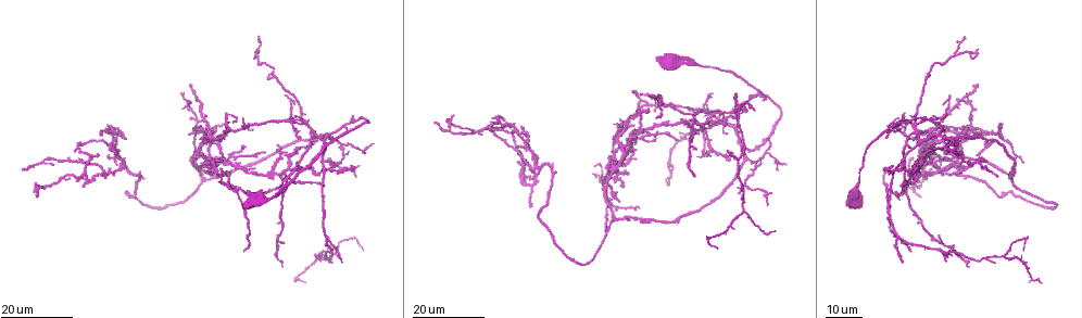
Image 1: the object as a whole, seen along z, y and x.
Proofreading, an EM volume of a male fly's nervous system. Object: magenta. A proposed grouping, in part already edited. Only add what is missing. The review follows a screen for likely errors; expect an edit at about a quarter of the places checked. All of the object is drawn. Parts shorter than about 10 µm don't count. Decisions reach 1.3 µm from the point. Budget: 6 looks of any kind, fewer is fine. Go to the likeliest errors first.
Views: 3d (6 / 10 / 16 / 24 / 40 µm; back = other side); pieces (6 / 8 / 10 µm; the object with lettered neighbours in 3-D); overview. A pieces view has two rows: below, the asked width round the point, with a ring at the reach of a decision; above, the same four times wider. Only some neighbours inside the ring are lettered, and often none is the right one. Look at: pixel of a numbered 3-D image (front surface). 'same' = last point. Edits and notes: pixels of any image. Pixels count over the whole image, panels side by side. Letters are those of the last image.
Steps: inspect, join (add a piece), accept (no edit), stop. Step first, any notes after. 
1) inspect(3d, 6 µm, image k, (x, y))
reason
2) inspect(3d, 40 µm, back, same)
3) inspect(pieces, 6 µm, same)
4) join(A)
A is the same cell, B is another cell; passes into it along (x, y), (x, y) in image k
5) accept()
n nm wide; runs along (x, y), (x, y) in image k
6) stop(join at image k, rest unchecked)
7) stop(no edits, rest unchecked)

inspect(3d, 16 µm, image 1, (435, 123))
long arm stops here

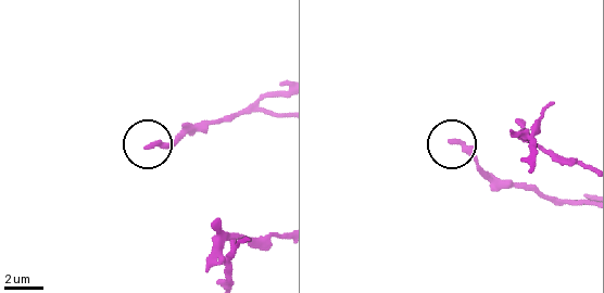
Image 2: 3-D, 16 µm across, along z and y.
inspect(pieces, 6 µm, image 2, (149, 149))

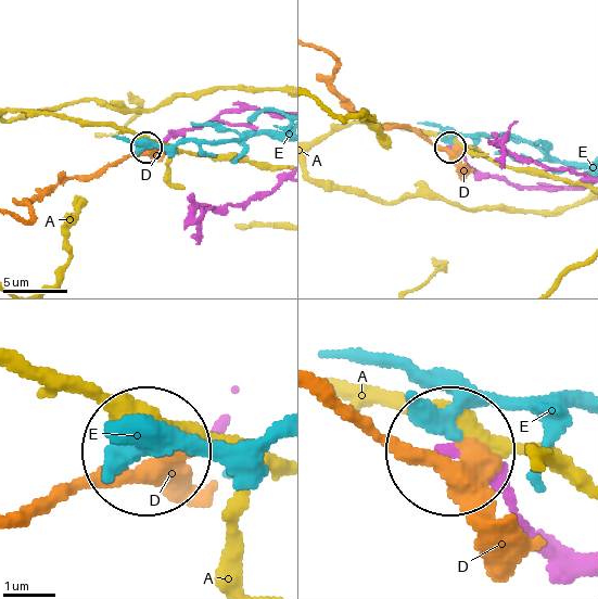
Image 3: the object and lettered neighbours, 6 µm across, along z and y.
accept()
230 nm wide; A, D and E are other cells; runs along (581, 564), (456, 451) in image 3; none of them fits

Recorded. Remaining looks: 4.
inspect(3d, 24 µm, image 1, (902, 260))
branch stops here

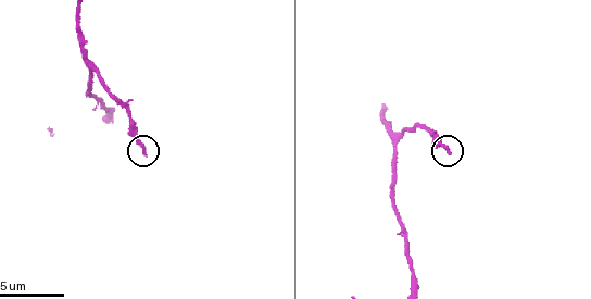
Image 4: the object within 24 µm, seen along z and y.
inspect(pieces, 6 µm, image 4, (143, 154))
see the neighbours

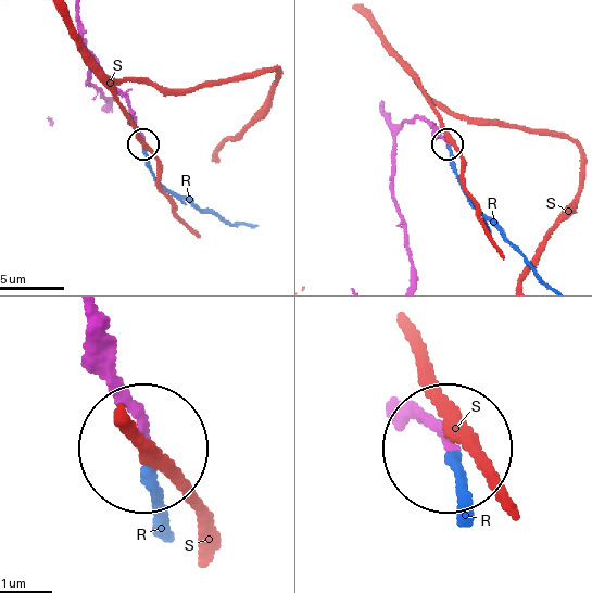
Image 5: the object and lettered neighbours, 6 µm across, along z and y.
join(R)
R is the same cell, S is another cell; passes into it along (414, 411), (461, 453), (461, 522) in image 5; it goes on there

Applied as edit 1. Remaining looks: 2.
inspect(3d, 16 µm, image 1, (657, 131))
an open end

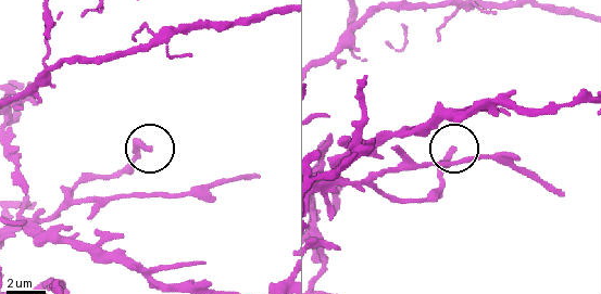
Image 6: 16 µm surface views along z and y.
inspect(pieces, 6 µm, image 6, (147, 148))

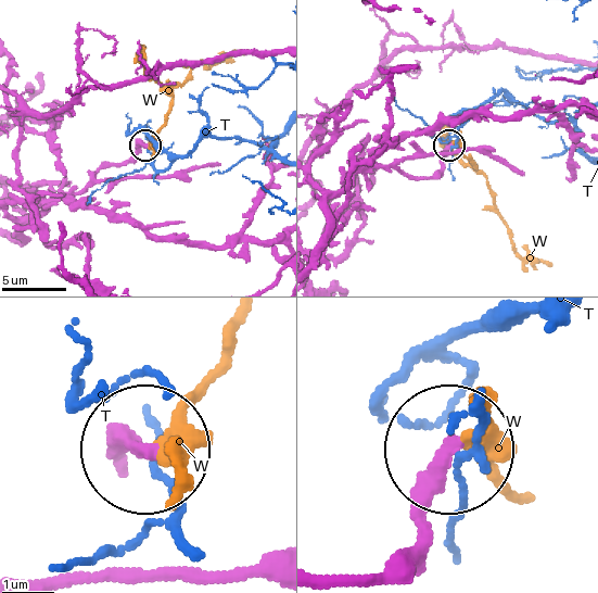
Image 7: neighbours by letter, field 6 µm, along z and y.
join(W)
W is the same cell, T is another cell; passes into it along (386, 575), (417, 540), (430, 475), (460, 437), (498, 475) in image 7; the neuron continues

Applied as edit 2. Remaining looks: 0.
stop(join at image 5, join at image 7, rest unchecked)

